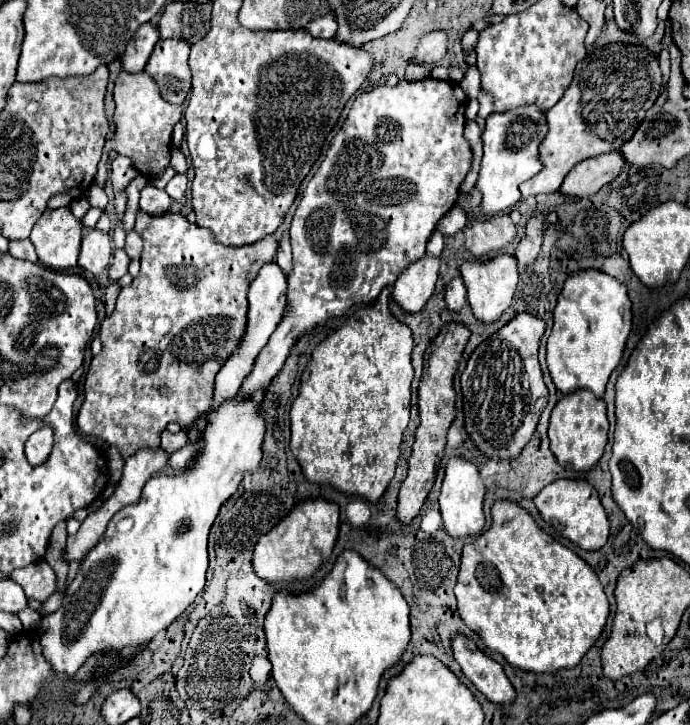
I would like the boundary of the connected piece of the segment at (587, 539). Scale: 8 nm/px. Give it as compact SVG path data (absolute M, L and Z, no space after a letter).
M557 479L541 489L533 499L543 519L555 527L565 539L573 541L581 549L601 549L609 539L609 519L599 501L597 489L583 479Z

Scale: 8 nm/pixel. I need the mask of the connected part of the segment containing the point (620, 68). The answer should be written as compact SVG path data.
M609 43L577 63L573 83L557 105L547 111L549 133L541 143L543 171L521 185L523 197L559 191L565 175L583 159L617 151L633 137L645 111L661 93L661 69L653 51L631 43Z

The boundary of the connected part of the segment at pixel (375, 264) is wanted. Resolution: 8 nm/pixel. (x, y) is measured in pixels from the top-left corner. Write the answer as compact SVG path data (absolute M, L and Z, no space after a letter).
M423 79L423 81L399 81L395 87L387 87L387 85L379 85L369 93L361 93L353 105L351 111L347 115L345 125L341 127L341 131L333 137L331 147L321 163L321 167L317 169L317 173L313 175L313 179L309 181L309 185L303 191L303 197L299 201L299 207L293 215L293 223L291 223L291 247L293 247L293 273L289 277L289 287L287 287L287 311L279 323L279 327L275 329L275 333L271 335L269 343L263 347L263 351L259 353L251 373L245 377L243 385L241 385L241 397L261 397L261 393L265 393L265 389L269 387L271 379L281 371L293 341L297 337L301 337L303 333L311 331L313 327L323 325L329 317L341 317L345 315L353 305L357 303L373 303L381 289L387 285L393 285L397 275L401 273L401 269L405 269L409 263L417 261L419 257L425 255L425 247L427 247L427 239L431 237L431 233L435 231L439 219L455 205L457 197L459 197L459 185L465 179L473 153L469 149L469 141L465 141L463 129L465 129L465 107L469 103L469 97L465 95L465 91L459 87L459 83L453 81L437 81L437 79Z

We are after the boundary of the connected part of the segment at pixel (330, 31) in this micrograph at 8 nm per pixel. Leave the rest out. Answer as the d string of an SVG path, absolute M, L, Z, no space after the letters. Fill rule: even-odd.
M327 15L327 19L313 19L305 29L315 37L333 39L333 35L337 33L337 21L333 15Z

